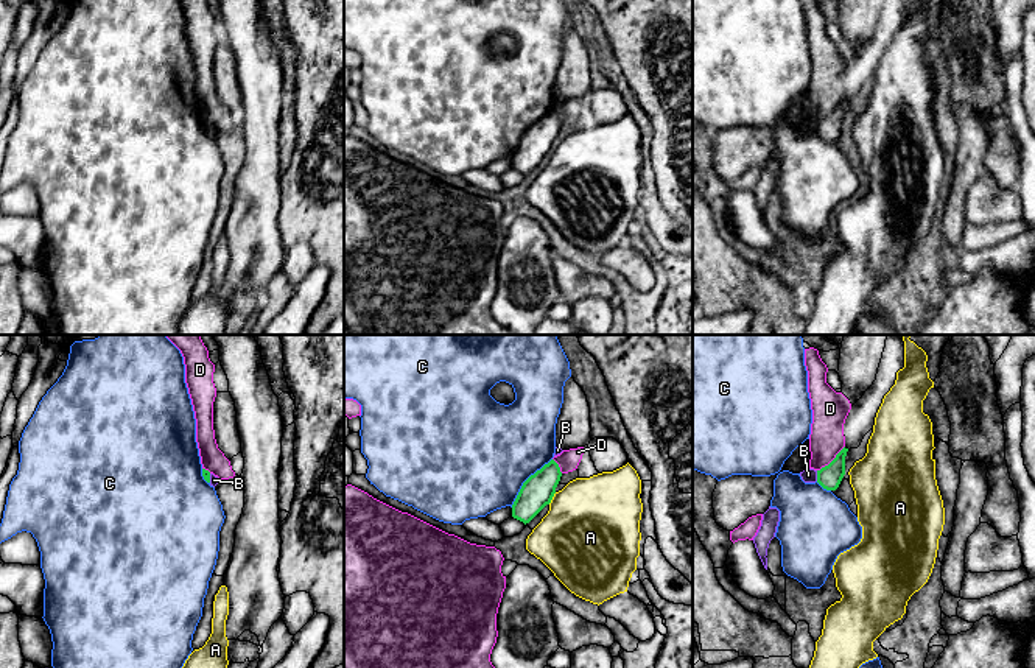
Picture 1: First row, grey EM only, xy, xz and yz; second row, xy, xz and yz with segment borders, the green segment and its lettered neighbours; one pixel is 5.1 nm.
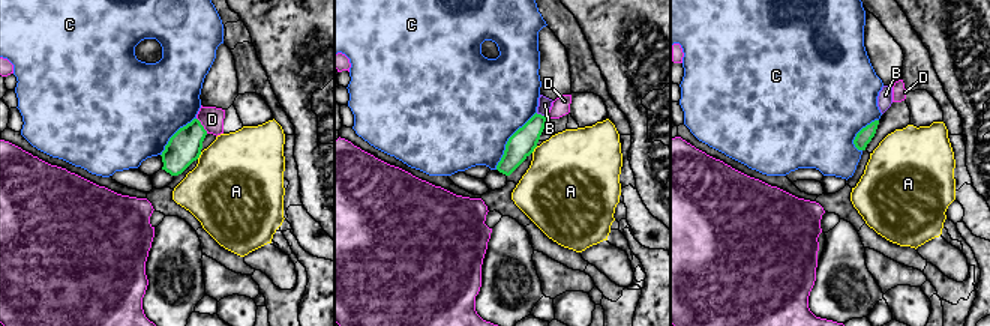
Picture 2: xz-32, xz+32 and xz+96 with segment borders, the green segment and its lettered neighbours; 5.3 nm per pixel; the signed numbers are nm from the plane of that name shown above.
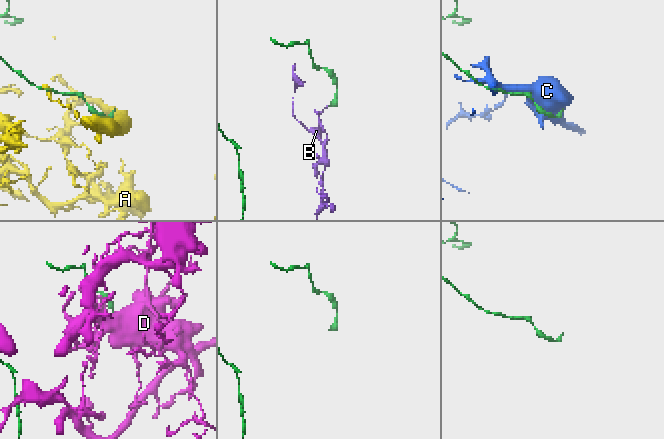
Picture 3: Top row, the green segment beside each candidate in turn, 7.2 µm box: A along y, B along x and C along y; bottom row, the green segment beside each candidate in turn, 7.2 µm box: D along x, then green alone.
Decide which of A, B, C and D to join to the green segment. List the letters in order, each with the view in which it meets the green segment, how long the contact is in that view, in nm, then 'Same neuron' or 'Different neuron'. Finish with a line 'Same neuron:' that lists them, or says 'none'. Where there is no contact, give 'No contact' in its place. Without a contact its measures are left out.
A: Touches green in xz. Shared border 80 nm. Different neuron
B: Touches green in yz. Shared border 60 nm. Different neuron
C: Touches green in xz. Shared border 340 nm. Different neuron
D: Touches green in yz. Shared border 190 nm. Different neuron
Same neuron: none

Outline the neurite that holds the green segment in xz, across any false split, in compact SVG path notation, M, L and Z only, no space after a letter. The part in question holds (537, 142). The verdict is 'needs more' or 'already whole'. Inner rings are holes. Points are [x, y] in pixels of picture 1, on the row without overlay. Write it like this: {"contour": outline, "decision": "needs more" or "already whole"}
{"contour": "M554 111L531 126L523 134L512 156L512 168L525 176L529 174L546 156L551 154L560 128L560 118Z", "decision": "already whole"}

